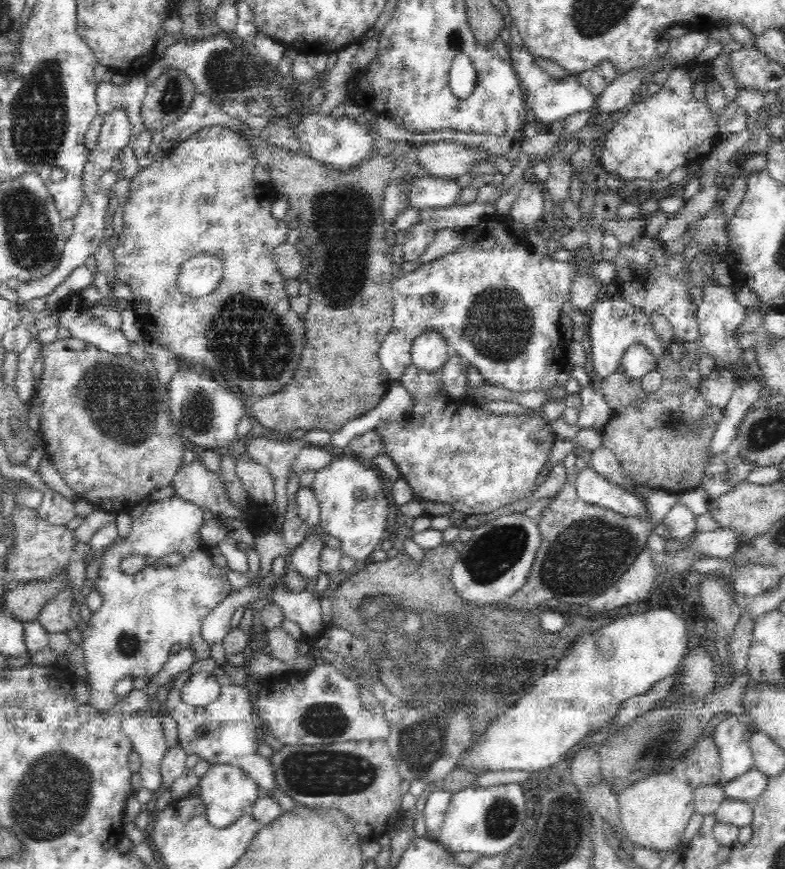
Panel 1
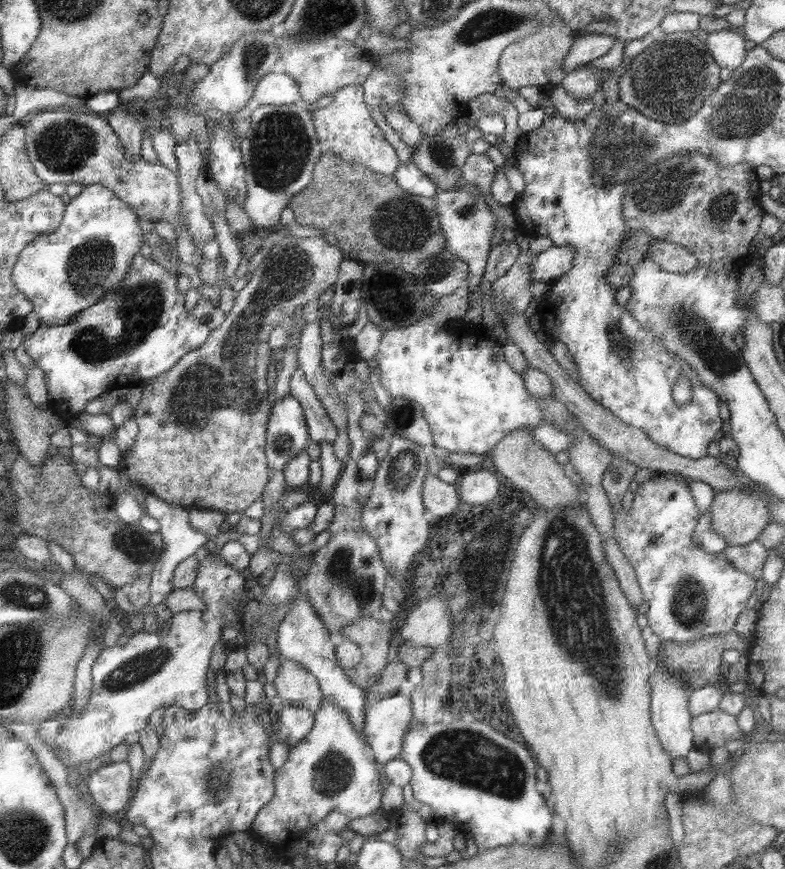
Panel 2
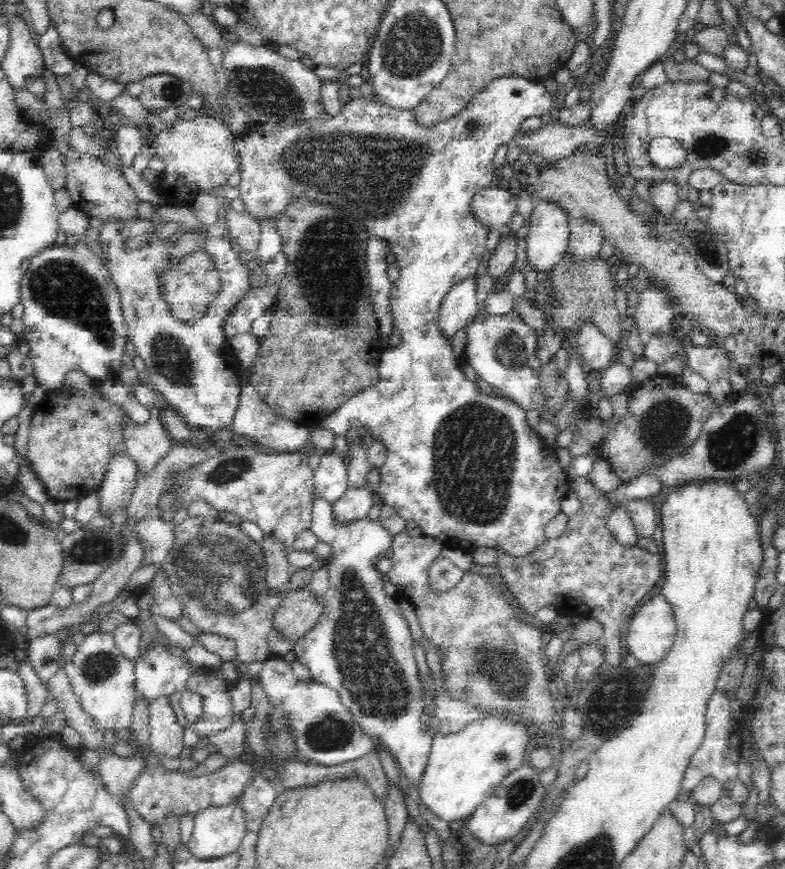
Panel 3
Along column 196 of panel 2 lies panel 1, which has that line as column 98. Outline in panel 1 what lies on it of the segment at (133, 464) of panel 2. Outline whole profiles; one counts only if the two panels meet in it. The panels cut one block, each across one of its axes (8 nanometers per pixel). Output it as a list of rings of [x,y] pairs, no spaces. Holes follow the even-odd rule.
[[[76,338],[42,344],[42,356],[44,372],[42,388],[38,390],[38,396],[42,398],[42,414],[38,434],[46,456],[62,476],[64,484],[72,488],[80,500],[110,514],[130,514],[152,490],[172,486],[188,442],[182,438],[180,426],[172,420],[168,388],[152,378],[142,364],[134,362],[132,356],[106,354]]]

